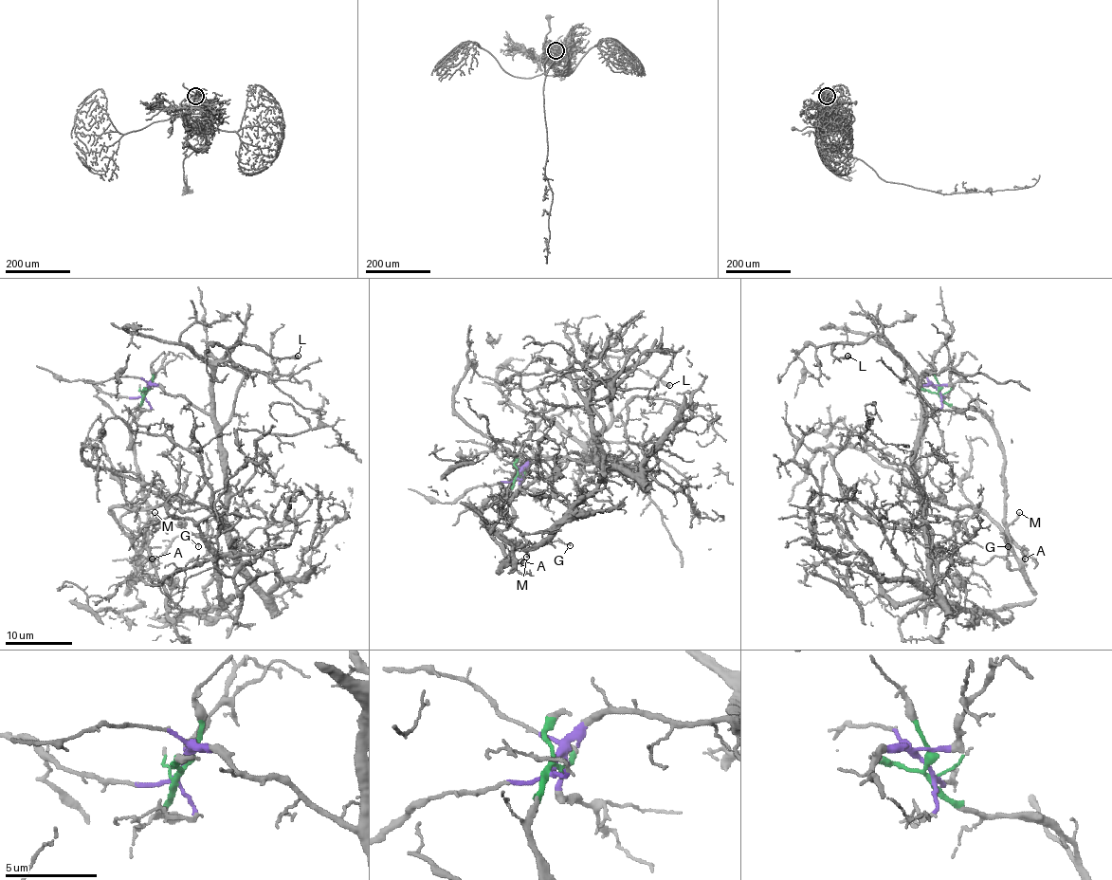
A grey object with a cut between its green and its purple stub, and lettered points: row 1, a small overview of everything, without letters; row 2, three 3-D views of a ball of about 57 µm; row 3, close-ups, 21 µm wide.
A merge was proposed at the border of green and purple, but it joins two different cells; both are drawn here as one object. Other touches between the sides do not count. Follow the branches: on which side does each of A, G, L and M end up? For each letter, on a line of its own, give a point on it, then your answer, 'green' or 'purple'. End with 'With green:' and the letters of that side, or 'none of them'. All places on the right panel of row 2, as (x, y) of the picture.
A: (1025, 559) | green
G: (1008, 546) | green
L: (847, 356) | purple
M: (1019, 512) | green
With green: A, G, M

